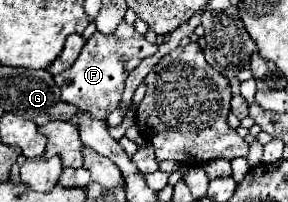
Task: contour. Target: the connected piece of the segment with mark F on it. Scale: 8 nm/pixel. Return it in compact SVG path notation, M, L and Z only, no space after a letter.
M125 21L111 35L93 33L83 45L77 61L63 73L55 75L55 83L61 89L61 97L67 103L73 103L77 109L89 111L95 119L107 119L107 115L119 105L127 75L149 55L157 51L157 45L149 43L143 35L135 31L133 25Z

